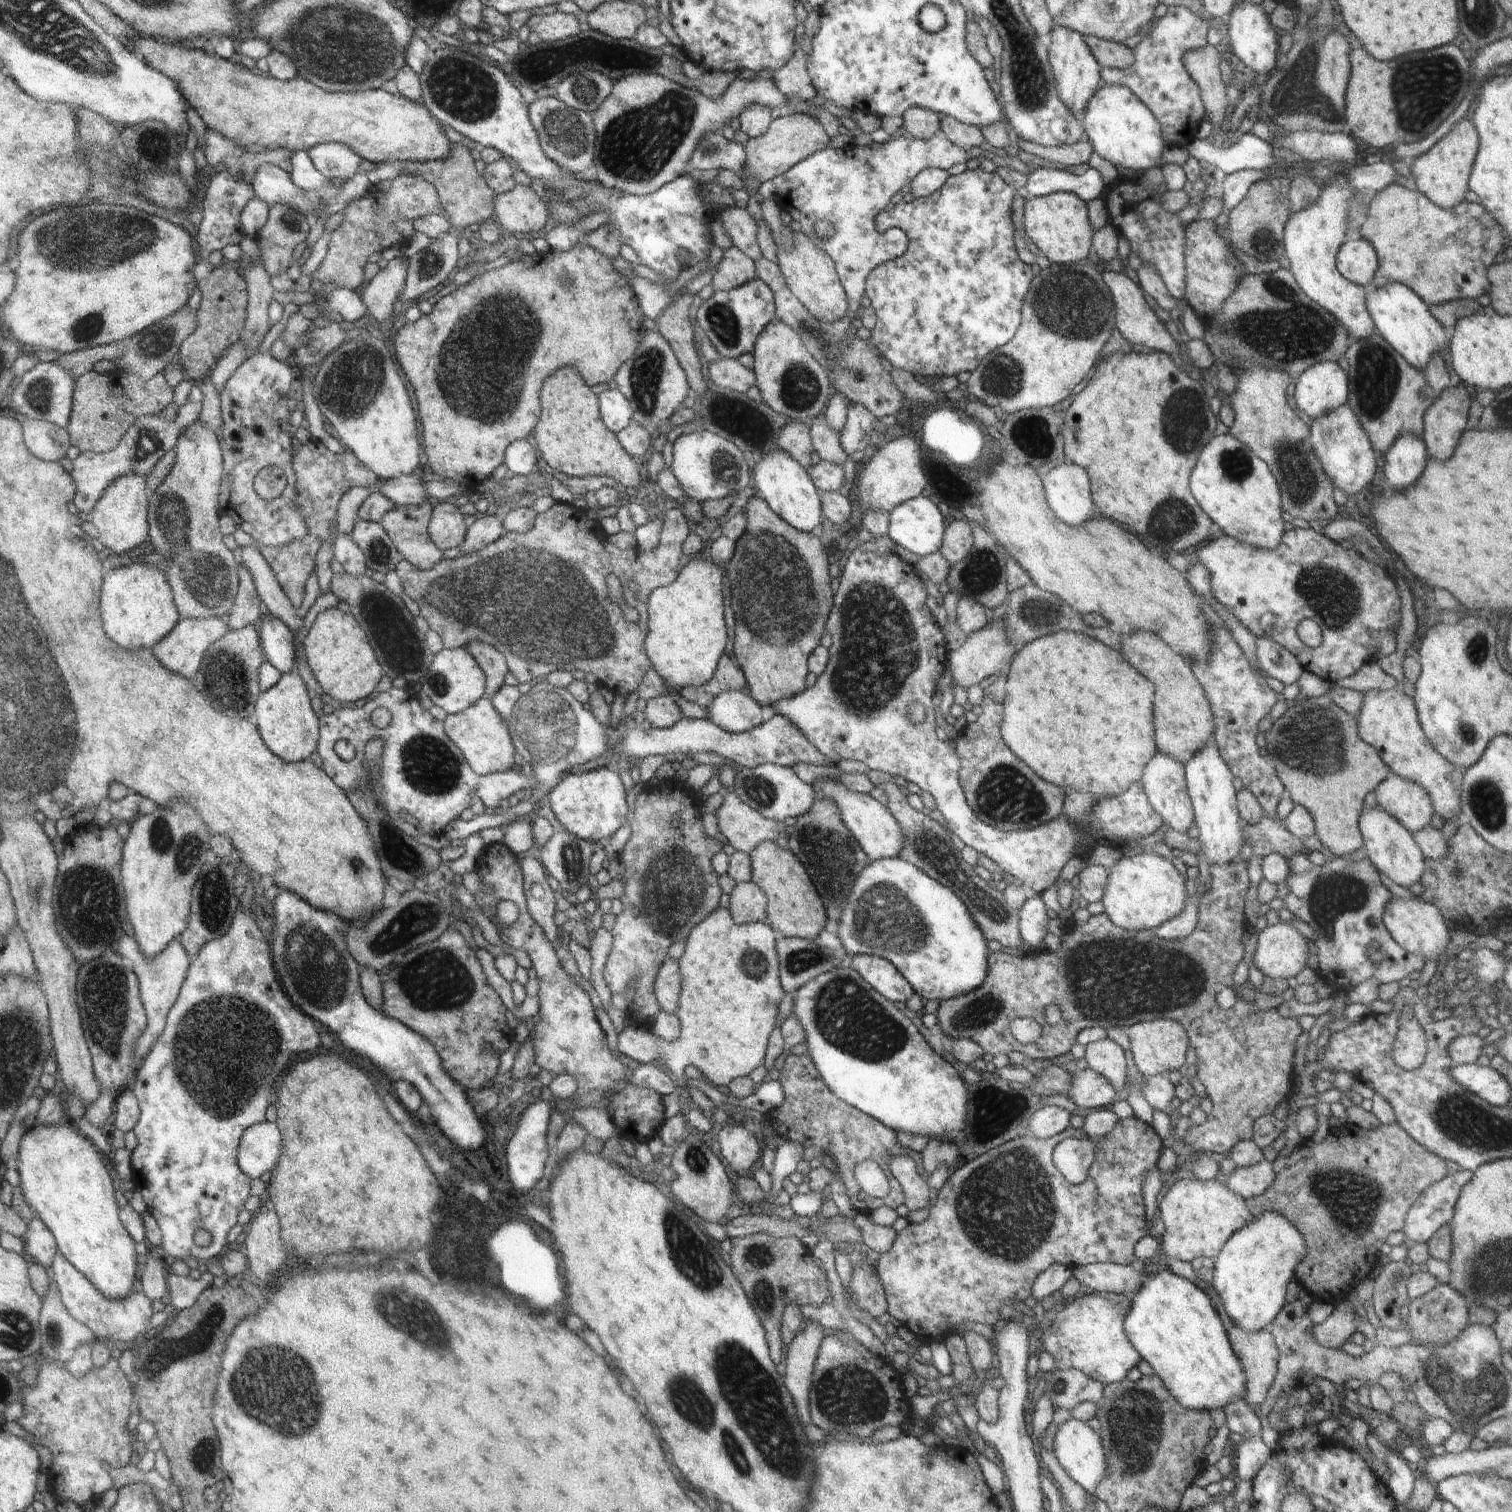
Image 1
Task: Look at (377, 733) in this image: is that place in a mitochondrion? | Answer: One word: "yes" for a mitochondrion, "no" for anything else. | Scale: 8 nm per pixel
no

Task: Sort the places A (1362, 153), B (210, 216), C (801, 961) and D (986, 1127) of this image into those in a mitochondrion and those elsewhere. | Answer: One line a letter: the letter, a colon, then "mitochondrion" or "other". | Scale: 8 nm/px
A: other
B: other
C: mitochondrion
D: mitochondrion

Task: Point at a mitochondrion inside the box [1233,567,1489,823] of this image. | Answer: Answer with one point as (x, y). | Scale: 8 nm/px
(1312, 742)

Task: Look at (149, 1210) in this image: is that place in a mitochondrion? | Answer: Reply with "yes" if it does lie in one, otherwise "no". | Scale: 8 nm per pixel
no

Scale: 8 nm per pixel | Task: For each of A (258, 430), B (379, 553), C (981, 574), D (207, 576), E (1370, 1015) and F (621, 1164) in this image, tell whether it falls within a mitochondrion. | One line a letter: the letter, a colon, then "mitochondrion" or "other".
A: other
B: mitochondrion
C: mitochondrion
D: mitochondrion
E: other
F: other

